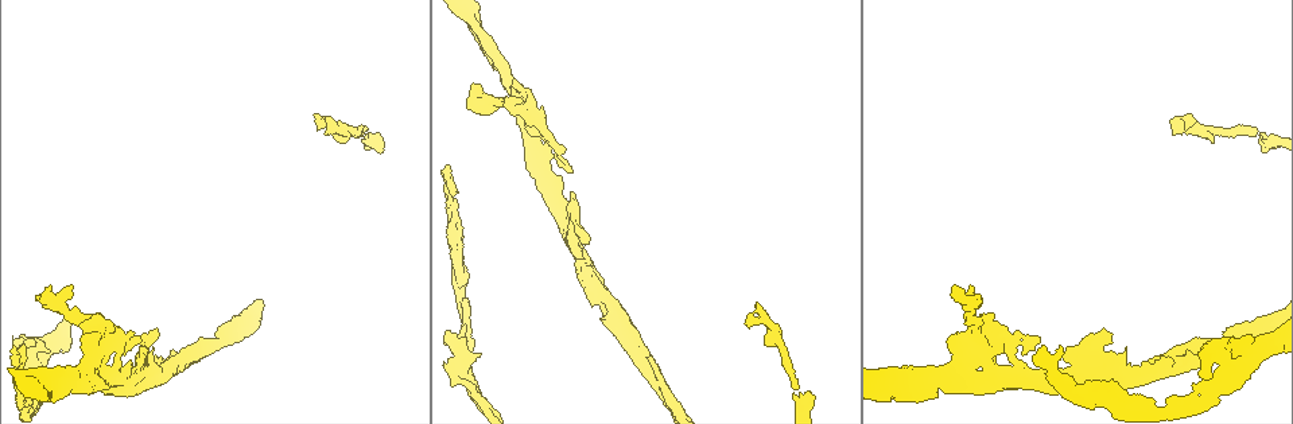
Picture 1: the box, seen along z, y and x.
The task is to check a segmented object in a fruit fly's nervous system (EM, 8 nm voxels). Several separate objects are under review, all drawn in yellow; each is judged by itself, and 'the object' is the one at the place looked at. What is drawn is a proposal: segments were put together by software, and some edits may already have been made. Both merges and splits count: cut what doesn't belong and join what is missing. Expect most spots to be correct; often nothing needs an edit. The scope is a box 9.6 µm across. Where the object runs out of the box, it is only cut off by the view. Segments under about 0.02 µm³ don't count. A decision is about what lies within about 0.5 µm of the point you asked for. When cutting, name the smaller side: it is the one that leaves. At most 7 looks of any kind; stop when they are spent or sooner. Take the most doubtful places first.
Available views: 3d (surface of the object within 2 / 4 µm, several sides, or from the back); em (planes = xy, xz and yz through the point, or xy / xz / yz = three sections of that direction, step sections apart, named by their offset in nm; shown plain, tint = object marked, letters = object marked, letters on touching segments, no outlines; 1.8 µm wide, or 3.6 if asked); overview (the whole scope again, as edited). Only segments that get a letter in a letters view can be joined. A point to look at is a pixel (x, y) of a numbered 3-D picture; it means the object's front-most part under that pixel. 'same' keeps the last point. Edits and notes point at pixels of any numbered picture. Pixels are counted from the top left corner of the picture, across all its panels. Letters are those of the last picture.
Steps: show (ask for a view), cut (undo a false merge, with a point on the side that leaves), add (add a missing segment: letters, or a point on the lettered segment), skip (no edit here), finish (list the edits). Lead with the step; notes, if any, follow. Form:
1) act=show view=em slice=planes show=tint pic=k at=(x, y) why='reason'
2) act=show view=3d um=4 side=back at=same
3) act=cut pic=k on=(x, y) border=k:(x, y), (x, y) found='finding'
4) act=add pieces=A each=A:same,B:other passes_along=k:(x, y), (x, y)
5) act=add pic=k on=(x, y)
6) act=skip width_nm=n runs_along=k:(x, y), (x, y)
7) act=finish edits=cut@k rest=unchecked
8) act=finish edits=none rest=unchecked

act=show view=3d um=4 pic=1 at=(316, 114) why='free end'

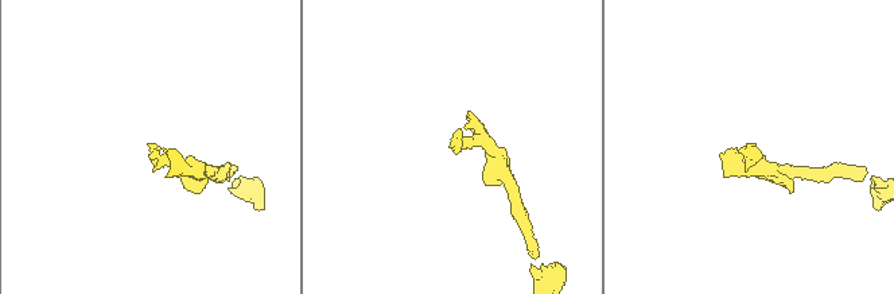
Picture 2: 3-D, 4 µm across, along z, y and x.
act=show view=em slice=planes show=letters pic=2 at=(755, 143)

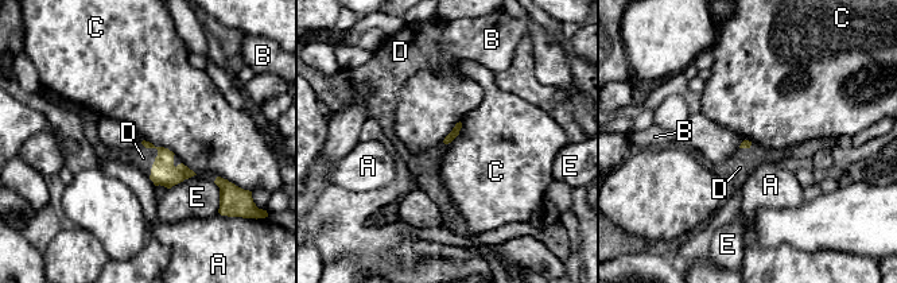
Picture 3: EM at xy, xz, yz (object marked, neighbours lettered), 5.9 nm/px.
act=add pieces=D each=A:other,B:other,C:other,D:same,E:other passes_along=3:(163, 173), (158, 155), (143, 158) found='it goes on there'

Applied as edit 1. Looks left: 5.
act=show view=overview

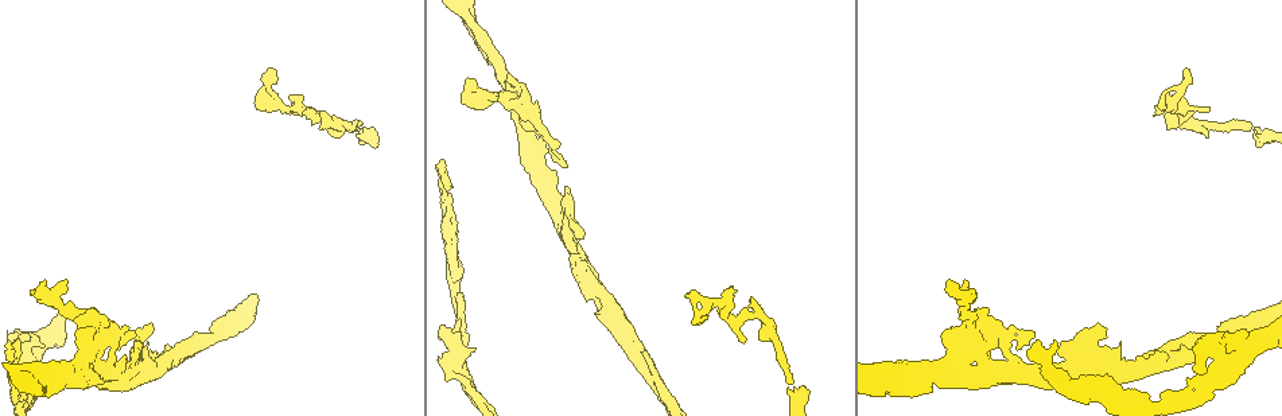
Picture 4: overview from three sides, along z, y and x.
act=show view=em slice=planes show=letters pic=4 at=(357, 126) why='an open end'

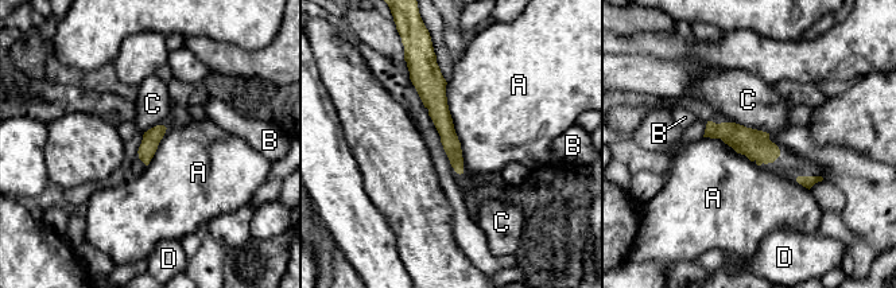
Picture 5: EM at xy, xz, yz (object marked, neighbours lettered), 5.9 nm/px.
act=skip each=A:other,B:other,C:other,D:other runs_along=5:(431, 66), (433, 96), (460, 170) found='none of them fits'

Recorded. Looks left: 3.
act=show view=3d um=4 pic=4 at=(976, 345) why='four-way junction'

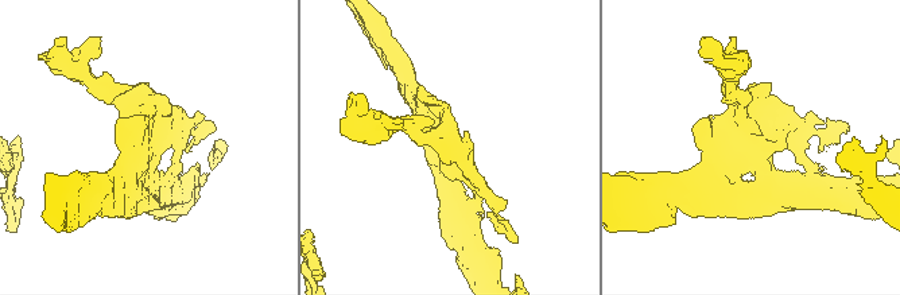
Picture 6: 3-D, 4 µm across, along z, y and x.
act=show view=em slice=planes show=letters pic=6 at=(145, 152) arms=4

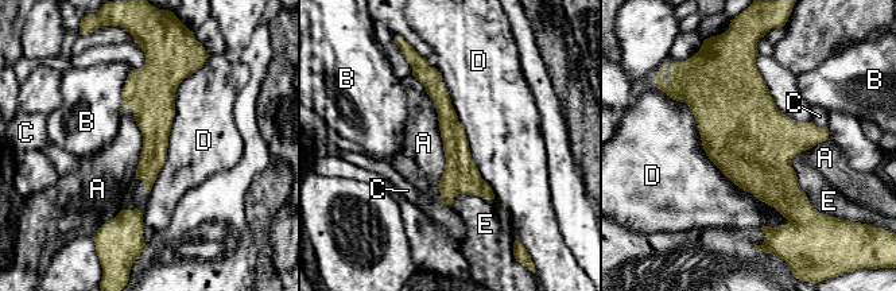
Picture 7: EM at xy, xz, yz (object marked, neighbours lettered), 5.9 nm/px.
act=skip each=A:other,B:other,C:other,D:other,E:other runs_along=7:(430, 70), (458, 165), (489, 196) found='continuous, no second cell'

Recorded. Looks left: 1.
act=finish edits=add@3 rest=unchecked

